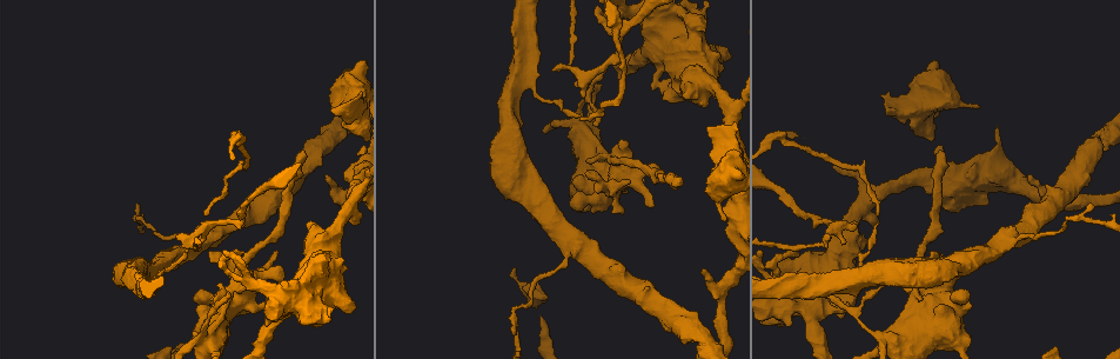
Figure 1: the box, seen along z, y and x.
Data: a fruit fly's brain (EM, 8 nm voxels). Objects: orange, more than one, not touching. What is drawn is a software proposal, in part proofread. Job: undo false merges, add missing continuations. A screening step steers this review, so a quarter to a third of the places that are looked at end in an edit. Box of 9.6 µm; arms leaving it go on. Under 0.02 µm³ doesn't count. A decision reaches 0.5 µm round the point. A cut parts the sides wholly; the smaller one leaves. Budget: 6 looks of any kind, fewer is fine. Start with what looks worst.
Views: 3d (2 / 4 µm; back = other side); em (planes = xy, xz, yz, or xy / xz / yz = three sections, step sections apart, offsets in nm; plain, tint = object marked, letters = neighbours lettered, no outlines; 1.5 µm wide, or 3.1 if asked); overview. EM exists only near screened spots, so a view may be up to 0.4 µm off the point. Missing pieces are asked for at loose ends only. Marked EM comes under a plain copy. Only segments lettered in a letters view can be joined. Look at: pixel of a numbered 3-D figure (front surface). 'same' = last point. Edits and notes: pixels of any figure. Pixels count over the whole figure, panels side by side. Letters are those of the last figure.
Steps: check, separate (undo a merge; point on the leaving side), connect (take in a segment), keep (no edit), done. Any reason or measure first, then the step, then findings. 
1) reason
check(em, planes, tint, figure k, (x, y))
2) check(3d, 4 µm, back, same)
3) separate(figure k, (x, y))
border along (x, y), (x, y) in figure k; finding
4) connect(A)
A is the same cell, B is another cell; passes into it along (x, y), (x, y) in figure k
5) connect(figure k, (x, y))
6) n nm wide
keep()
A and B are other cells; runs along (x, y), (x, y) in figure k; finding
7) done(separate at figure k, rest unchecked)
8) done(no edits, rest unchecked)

an open end
check(em, planes, tint, figure 1, (623, 212))

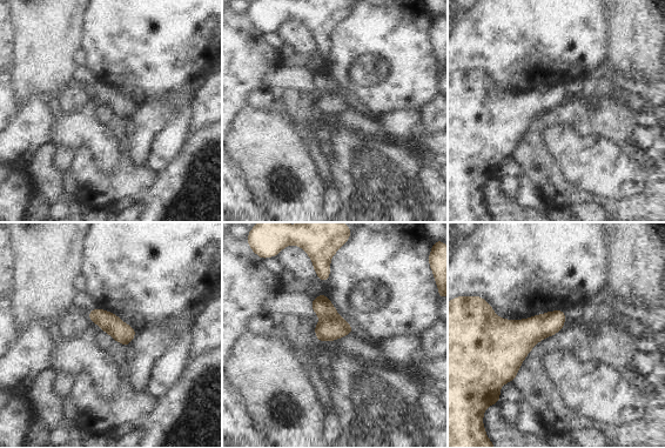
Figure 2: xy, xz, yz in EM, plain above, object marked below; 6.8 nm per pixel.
check(em, planes, letters, same)

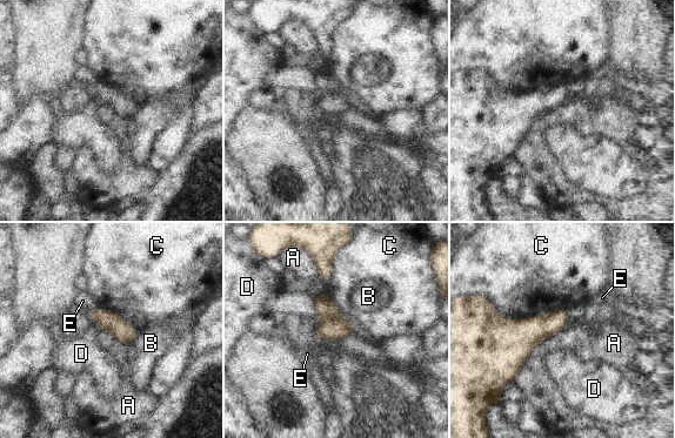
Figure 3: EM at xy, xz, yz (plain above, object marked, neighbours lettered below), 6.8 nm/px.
C touches over 500 nm
keep()
A, B, C, D and E are other cells; none of them fits

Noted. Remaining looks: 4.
tapers out
check(3d, 4 µm, figure 1, (516, 334))

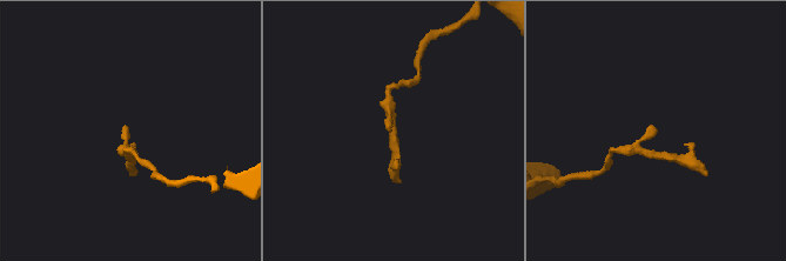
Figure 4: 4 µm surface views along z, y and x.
check(em, planes, tint, figure 4, (125, 129))

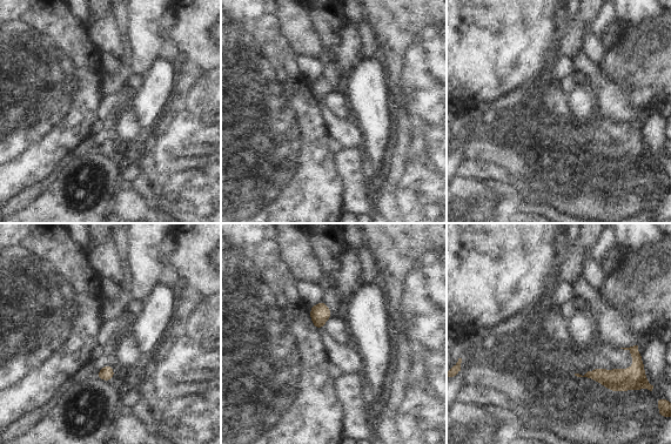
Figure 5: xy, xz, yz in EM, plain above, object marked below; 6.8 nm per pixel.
check(em, planes, letters, same)

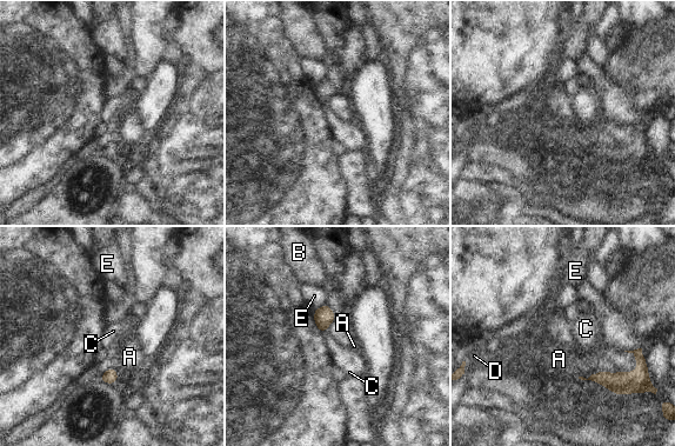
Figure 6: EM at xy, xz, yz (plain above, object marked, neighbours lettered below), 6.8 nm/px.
140 nm wide
keep()
A, B, C, D and E are other cells; border along (325, 303), (314, 311) in figure 6; no lettered segment goes on from it

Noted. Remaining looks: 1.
done(no edits, rest unchecked)

